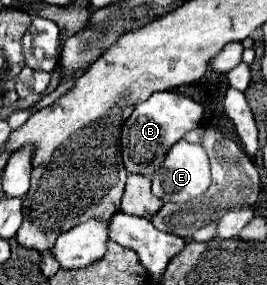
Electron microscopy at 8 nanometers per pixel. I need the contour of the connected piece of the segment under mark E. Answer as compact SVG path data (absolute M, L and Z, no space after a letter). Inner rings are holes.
M178 140L162 160L160 168L152 176L152 194L162 202L188 202L194 196L200 196L210 186L210 164L204 148L200 144L190 144Z

